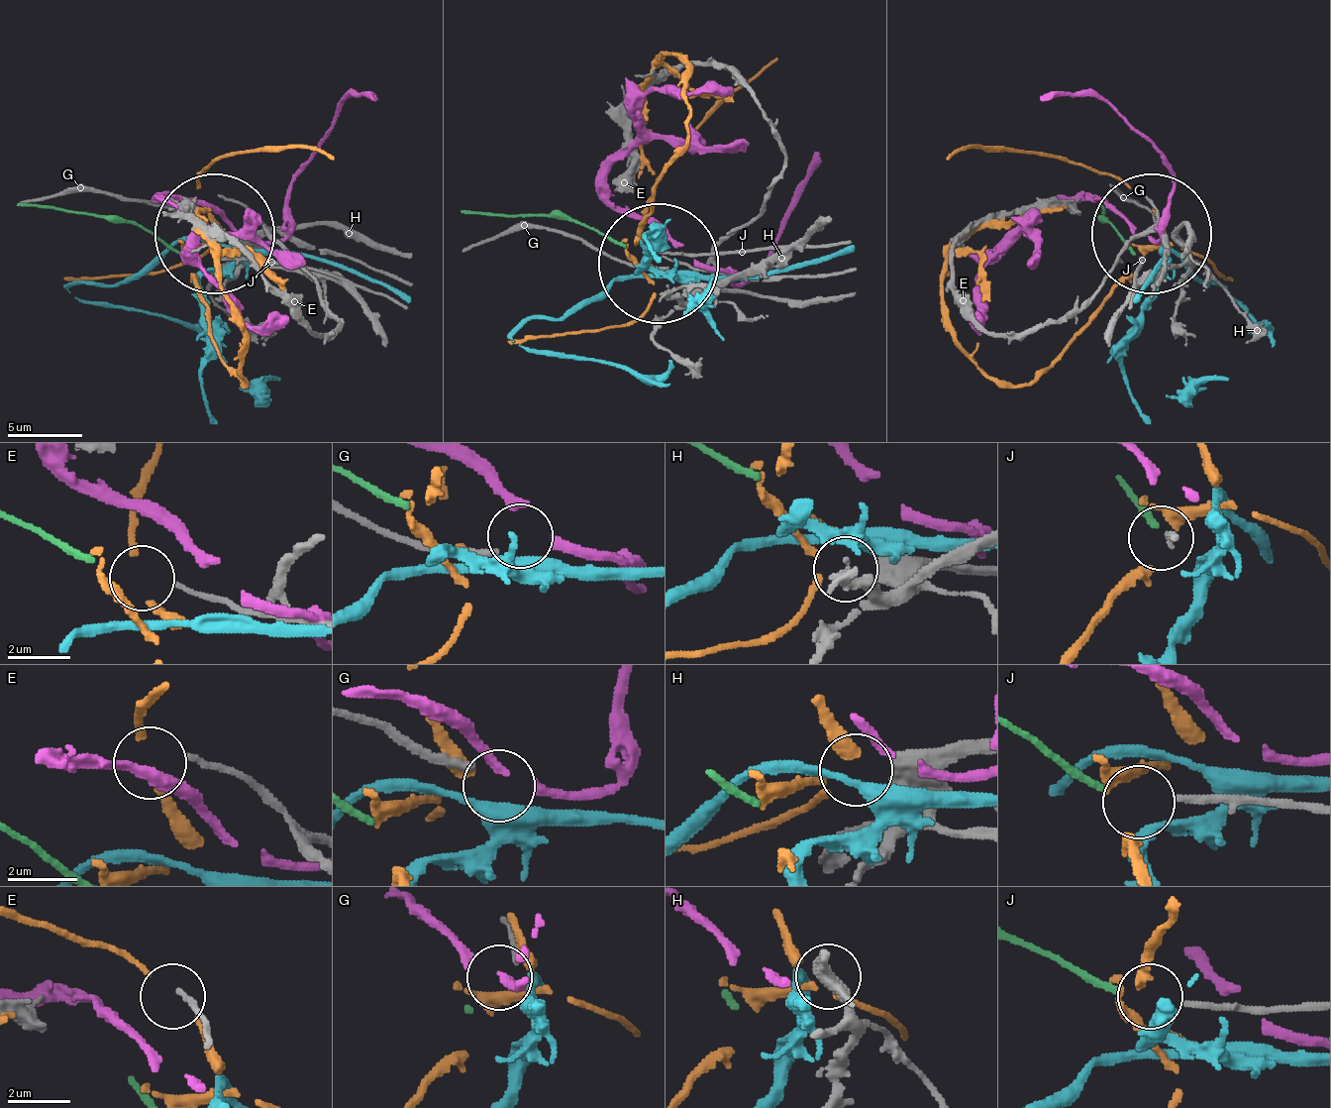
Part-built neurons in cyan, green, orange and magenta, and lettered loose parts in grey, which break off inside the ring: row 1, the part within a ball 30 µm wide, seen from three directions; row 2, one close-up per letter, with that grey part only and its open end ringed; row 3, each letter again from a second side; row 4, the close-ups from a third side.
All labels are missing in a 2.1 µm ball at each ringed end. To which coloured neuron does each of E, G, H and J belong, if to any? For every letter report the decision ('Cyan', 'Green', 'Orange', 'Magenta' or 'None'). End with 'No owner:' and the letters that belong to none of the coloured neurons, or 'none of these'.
E: None
G: Magenta
H: None
J: Green
No owner: E, H

